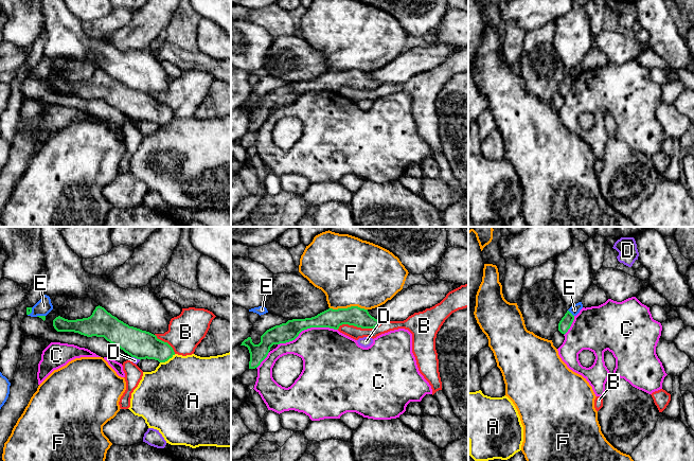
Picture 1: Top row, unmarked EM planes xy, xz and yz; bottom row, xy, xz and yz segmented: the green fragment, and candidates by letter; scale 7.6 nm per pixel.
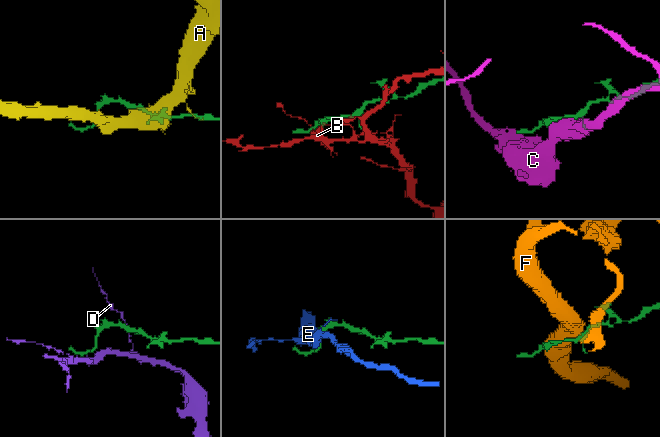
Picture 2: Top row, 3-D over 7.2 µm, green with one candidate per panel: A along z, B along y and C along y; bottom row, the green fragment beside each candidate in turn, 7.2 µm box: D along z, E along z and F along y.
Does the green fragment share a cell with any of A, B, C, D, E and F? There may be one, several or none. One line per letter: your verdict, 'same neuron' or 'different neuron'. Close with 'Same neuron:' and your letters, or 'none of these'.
A: different neuron
B: different neuron
C: different neuron
D: different neuron
E: different neuron
F: different neuron
Same neuron: none of these

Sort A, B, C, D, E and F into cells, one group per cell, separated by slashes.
A / B / C / D / E / F

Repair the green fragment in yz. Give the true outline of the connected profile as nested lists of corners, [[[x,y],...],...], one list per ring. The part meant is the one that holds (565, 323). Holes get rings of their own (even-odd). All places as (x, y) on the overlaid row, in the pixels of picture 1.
[[[567,311],[565,316],[562,318],[562,320],[558,323],[558,331],[565,335],[570,329],[573,320],[574,320],[574,316],[569,311]]]

